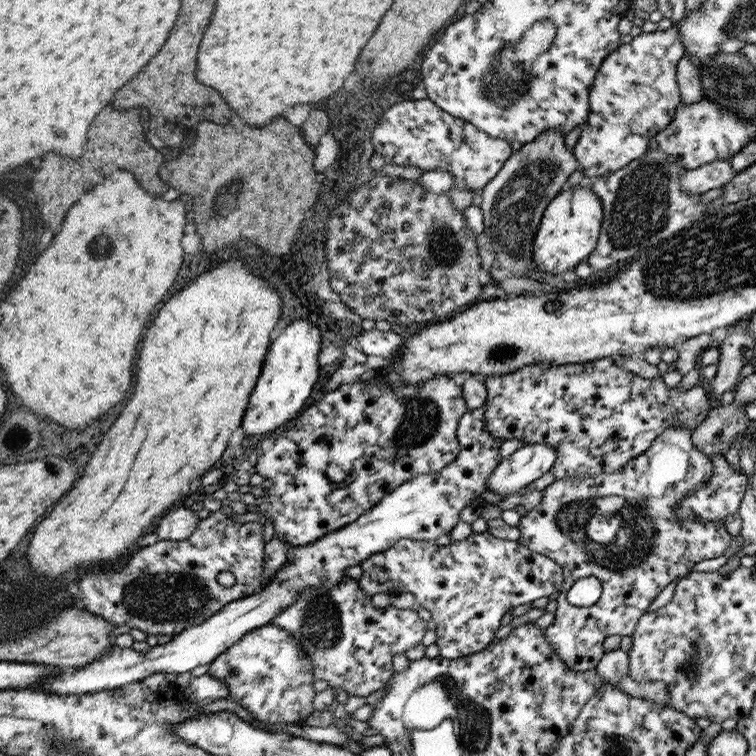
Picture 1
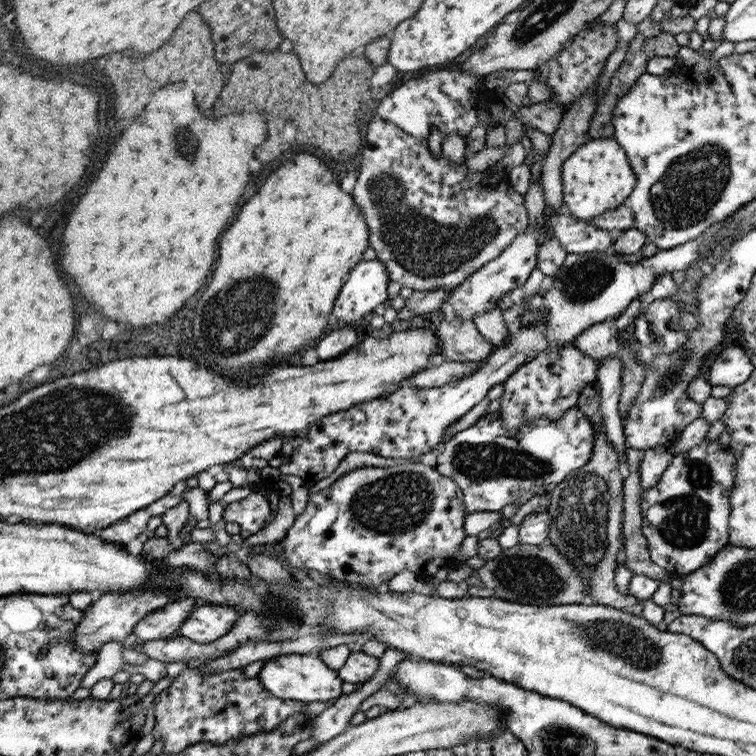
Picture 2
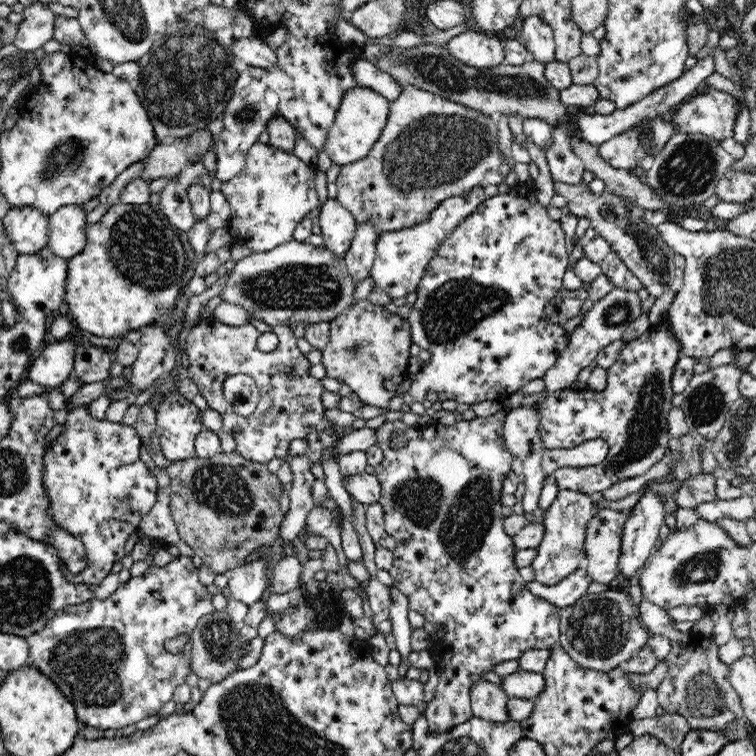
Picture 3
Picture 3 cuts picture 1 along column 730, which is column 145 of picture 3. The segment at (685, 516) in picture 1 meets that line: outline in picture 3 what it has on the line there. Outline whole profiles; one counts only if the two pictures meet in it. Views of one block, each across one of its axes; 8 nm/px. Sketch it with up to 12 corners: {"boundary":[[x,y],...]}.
{"boundary":[[69,412],[44,454],[48,515],[99,585],[156,502],[132,423]]}

